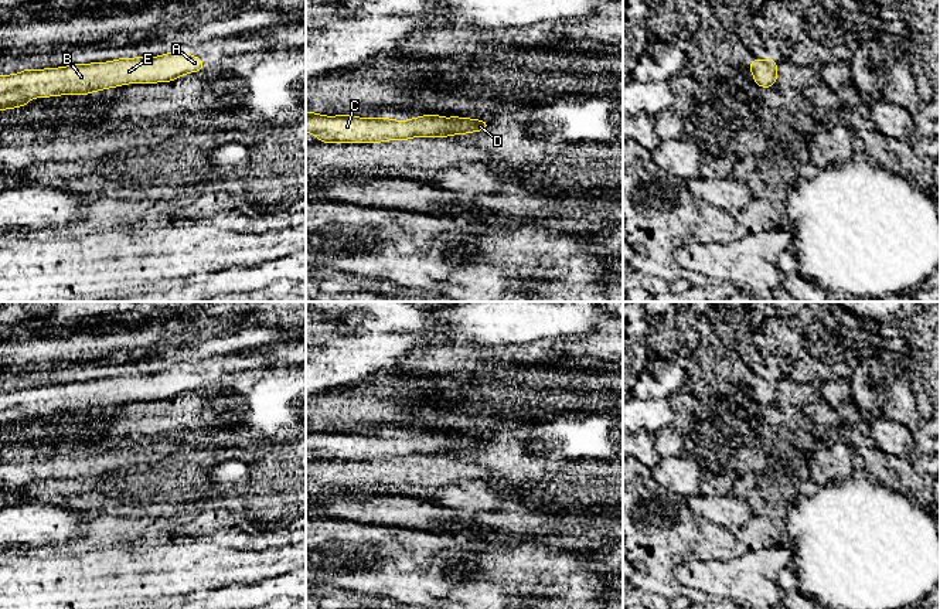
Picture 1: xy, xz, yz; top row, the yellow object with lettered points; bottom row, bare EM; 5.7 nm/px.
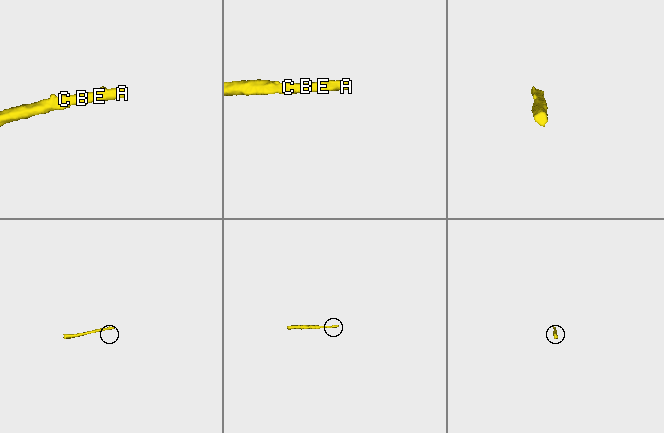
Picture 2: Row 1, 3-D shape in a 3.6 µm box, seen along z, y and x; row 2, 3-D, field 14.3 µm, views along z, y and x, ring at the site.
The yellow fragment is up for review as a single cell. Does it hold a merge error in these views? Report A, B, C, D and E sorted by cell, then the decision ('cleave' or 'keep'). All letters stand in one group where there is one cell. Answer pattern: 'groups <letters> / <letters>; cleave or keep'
groups A B C D E; keep

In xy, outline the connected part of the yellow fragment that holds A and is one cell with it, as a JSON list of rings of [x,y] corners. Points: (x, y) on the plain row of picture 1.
[[[174,367],[160,374],[28,385],[18,391],[0,392],[0,428],[25,423],[34,415],[89,412],[127,401],[171,399],[181,392],[202,388],[204,384],[200,374]]]

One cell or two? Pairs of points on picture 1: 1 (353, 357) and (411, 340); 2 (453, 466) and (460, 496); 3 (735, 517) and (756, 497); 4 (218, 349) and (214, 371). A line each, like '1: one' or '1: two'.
1: one
2: two
3: two
4: two

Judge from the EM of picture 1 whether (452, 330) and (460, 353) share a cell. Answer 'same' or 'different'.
different

